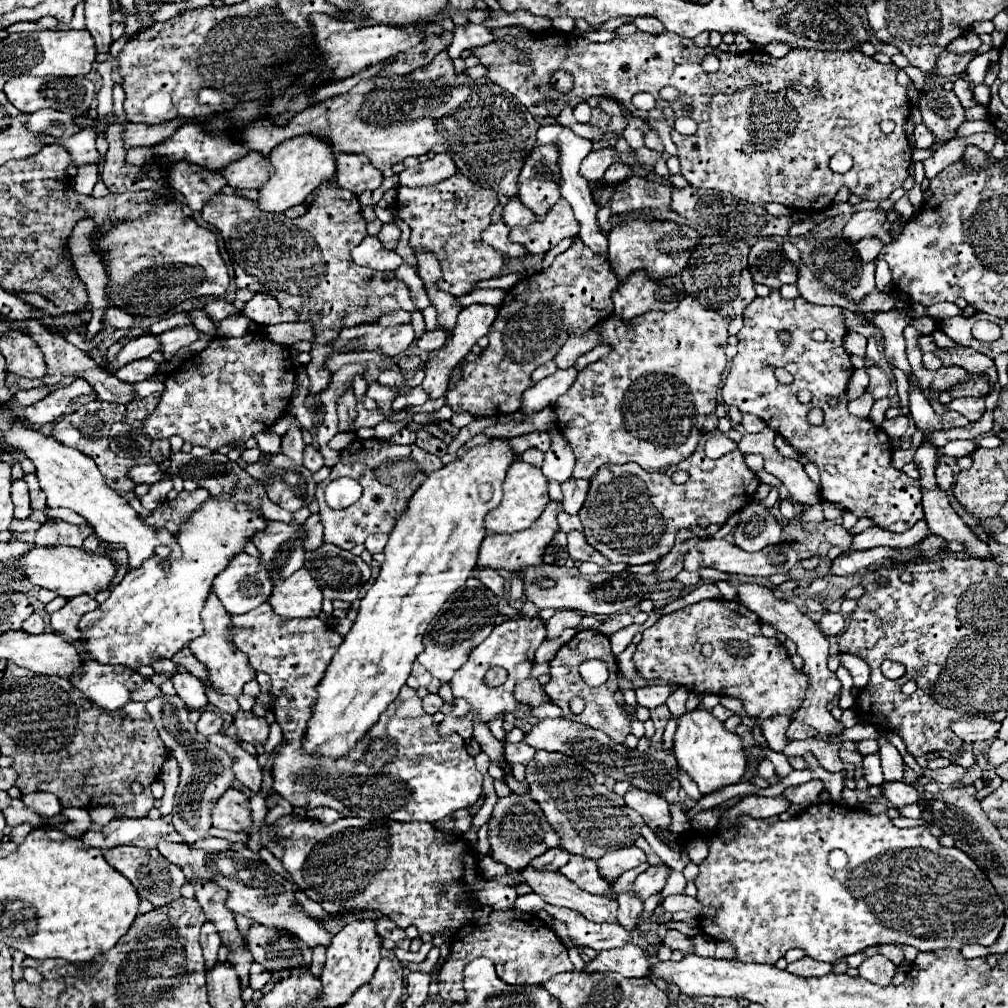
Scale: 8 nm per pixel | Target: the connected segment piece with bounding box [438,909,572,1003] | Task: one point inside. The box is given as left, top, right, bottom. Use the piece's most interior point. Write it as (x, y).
(525, 953)

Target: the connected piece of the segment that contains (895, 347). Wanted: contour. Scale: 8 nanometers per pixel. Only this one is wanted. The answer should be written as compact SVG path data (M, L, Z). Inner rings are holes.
M878 311L872 315L872 319L868 319L868 323L872 323L874 327L878 327L882 331L882 347L884 347L884 357L892 367L898 367L906 373L910 373L908 367L908 359L906 359L906 343L902 337L902 331L906 329L906 319L900 317L896 311L894 313L884 313Z

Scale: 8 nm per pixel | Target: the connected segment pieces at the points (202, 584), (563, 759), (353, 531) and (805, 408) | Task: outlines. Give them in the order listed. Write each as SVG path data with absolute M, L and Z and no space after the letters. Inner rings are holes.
M230 495L208 499L200 511L190 515L188 523L176 535L182 547L182 557L170 563L168 575L160 567L160 559L168 555L168 549L160 547L160 551L156 551L156 559L148 559L142 567L130 569L112 589L106 601L80 619L80 629L96 627L100 621L106 623L112 619L112 635L90 637L82 641L84 649L88 643L88 655L92 655L98 663L124 665L130 669L152 665L164 657L170 659L190 639L202 635L204 627L200 611L204 607L204 599L210 593L212 579L228 565L228 559L240 553L244 543L260 529L264 529L262 513L250 511L242 503L232 503Z
M538 751L536 759L526 765L526 779L532 799L542 807L548 823L560 837L560 845L588 859L600 859L608 849L634 845L644 821L632 811L620 795L598 785L594 775L576 759L564 753Z
M356 439L352 445L340 451L340 461L332 467L328 479L324 483L318 483L316 487L316 499L320 503L320 519L324 525L324 541L336 543L338 547L344 549L352 549L354 545L364 543L366 537L372 533L390 533L396 525L396 517L392 515L396 507L400 505L400 513L402 513L414 491L428 479L430 473L438 469L442 469L440 457L416 445L394 445L390 441L380 441L380 439L366 439L366 441ZM338 477L356 479L364 487L362 497L354 505L342 511L330 509L324 501L324 487Z
M776 289L770 291L766 299L756 299L750 303L750 307L744 309L744 327L738 333L738 353L732 359L730 373L724 381L722 387L722 399L726 405L736 405L740 411L748 411L758 415L768 427L772 427L778 435L782 435L788 445L792 445L800 455L800 463L816 463L820 469L820 489L822 497L826 501L838 503L844 509L852 511L856 517L870 517L878 527L888 529L892 533L904 533L908 531L916 521L924 517L922 507L920 507L920 483L914 479L908 479L902 471L892 469L892 445L890 437L878 427L874 427L868 419L860 419L848 413L846 405L846 389L848 389L848 379L852 375L852 363L850 355L842 347L842 339L846 335L846 327L842 321L842 309L840 307L824 307L824 305L814 305L808 303L804 297L798 299L782 299ZM780 329L786 329L792 333L792 343L784 347L776 333ZM814 329L824 329L826 341L816 343L810 339L810 331ZM774 367L784 367L792 375L792 383L782 385L774 377ZM808 389L814 397L810 403L800 403L798 401L798 391ZM828 399L836 399L838 405L830 405ZM814 407L822 407L824 411L824 425L816 427L808 423L808 413Z

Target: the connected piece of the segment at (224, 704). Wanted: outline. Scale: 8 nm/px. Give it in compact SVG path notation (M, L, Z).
M208 685L206 695L208 695L210 705L218 707L218 711L224 711L224 713L230 713L230 715L234 715L236 711L240 711L240 705L238 705L238 701L236 701L234 697L222 695L222 693L218 693L214 687L210 687L210 685Z

